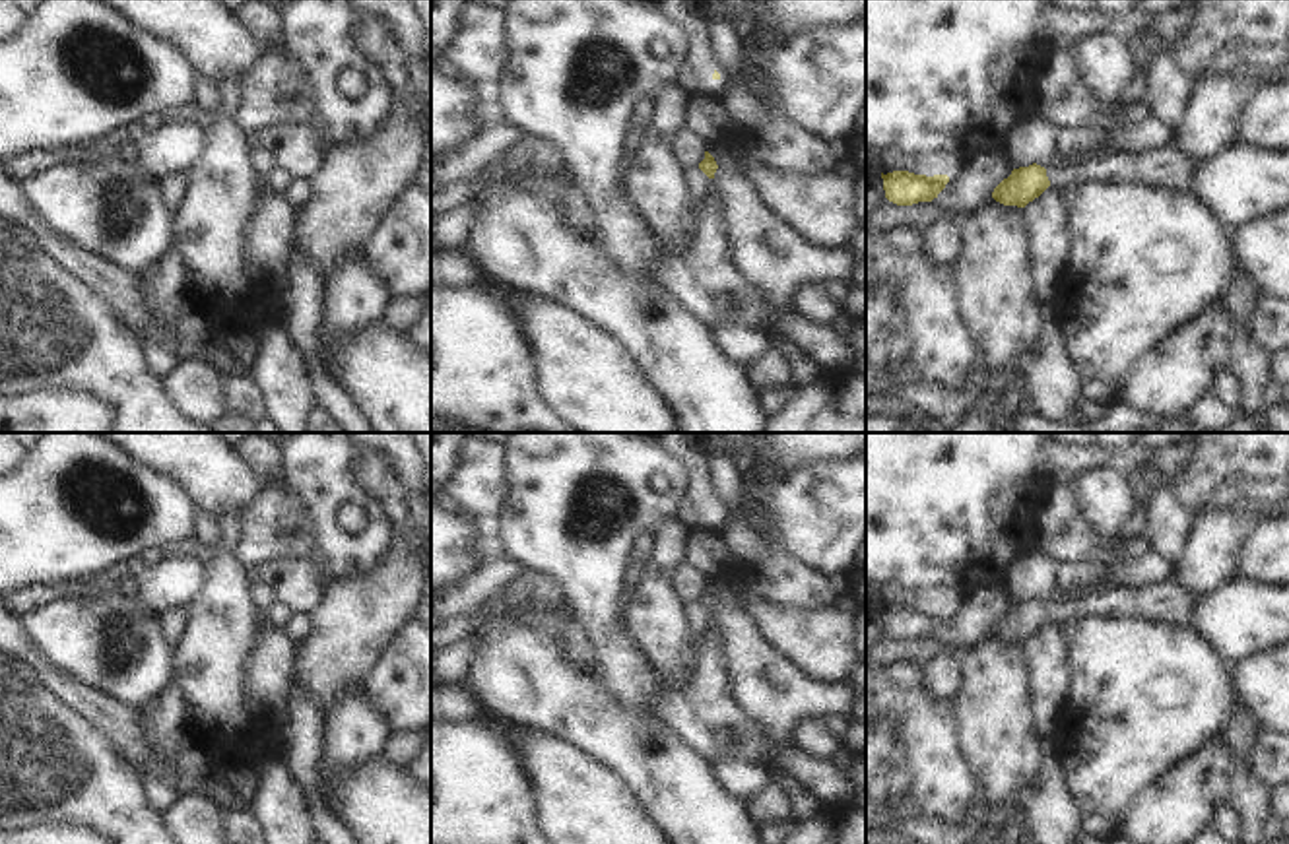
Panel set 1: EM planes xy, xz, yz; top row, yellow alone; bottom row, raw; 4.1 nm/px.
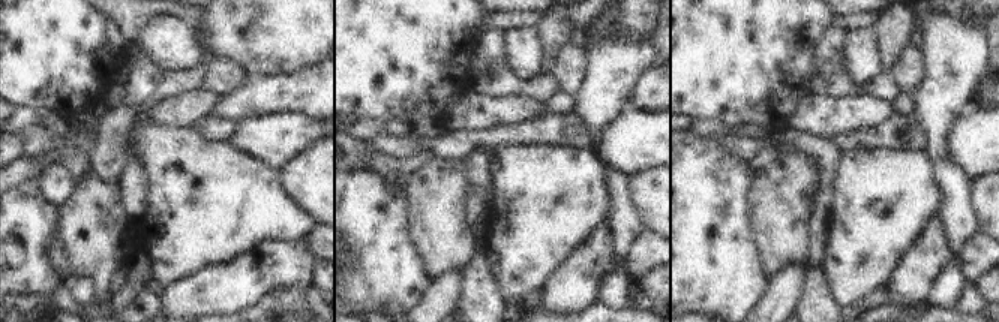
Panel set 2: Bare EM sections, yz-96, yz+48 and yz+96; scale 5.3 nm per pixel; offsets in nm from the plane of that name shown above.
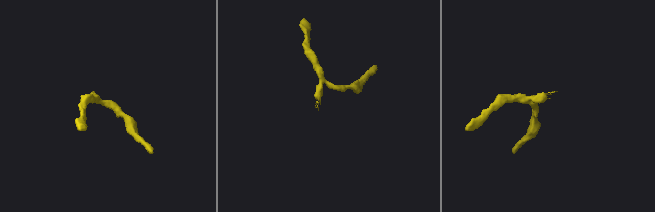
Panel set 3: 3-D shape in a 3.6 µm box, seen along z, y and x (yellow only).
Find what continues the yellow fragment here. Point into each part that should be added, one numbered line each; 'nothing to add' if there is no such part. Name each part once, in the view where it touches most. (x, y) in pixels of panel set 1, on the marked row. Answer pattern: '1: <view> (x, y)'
1: yz (1169, 167)

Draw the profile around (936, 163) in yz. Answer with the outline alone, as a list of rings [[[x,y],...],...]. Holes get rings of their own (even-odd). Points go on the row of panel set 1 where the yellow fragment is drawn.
[[[897,146],[881,149],[879,159],[883,167],[889,167],[893,171],[909,171],[926,177],[947,175],[953,165],[947,153],[934,151],[930,155],[916,157],[907,151],[901,151]]]

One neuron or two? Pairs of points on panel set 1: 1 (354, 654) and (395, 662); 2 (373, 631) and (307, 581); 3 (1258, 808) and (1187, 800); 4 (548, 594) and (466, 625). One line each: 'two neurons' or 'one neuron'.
1: two neurons
2: two neurons
3: one neuron
4: one neuron

